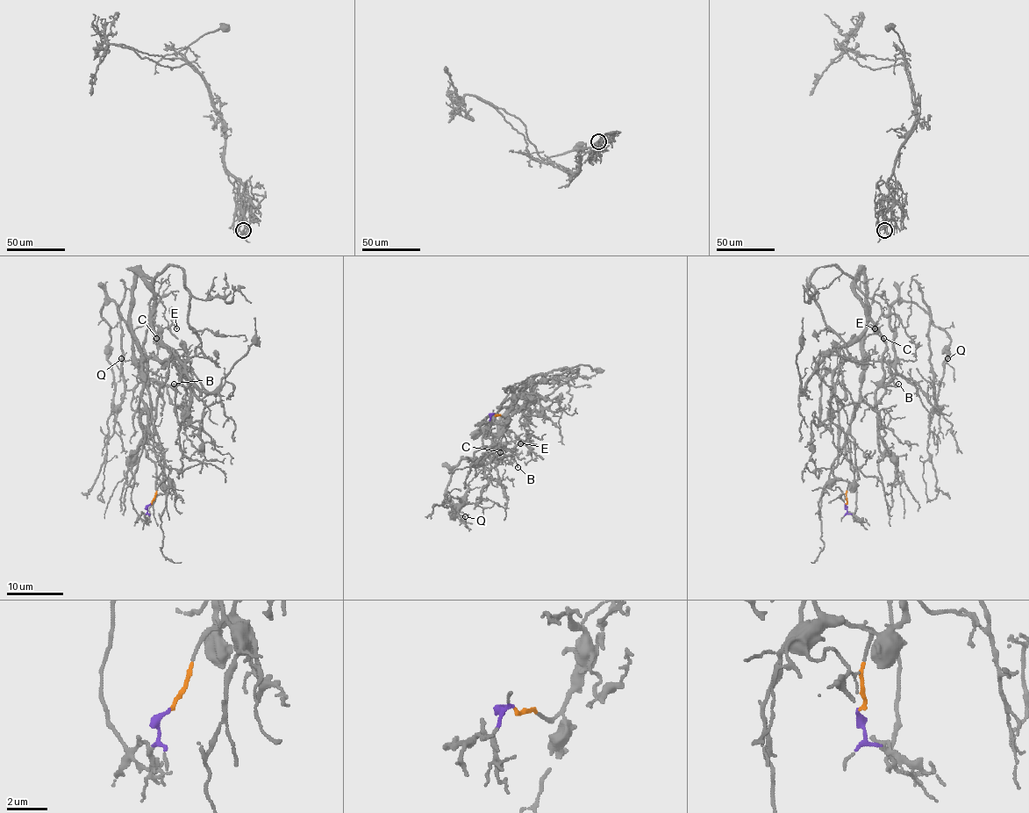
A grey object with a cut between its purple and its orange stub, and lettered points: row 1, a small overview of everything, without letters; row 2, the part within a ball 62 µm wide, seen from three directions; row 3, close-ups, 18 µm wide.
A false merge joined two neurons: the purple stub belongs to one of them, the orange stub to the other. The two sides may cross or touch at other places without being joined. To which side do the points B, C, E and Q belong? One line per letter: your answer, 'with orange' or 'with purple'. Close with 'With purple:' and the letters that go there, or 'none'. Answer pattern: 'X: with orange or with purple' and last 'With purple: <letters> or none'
B: with orange
C: with orange
E: with orange
Q: with orange
With purple: none

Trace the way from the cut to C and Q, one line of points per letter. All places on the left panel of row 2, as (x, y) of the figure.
C: (151, 504), (169, 468), (154, 419), (155, 399), (168, 374), (168, 351), (150, 321), (157, 327), (157, 339)
Q: (151, 504), (169, 474), (154, 419), (169, 356), (150, 321), (139, 372), (109, 300), (107, 360), (122, 358)

